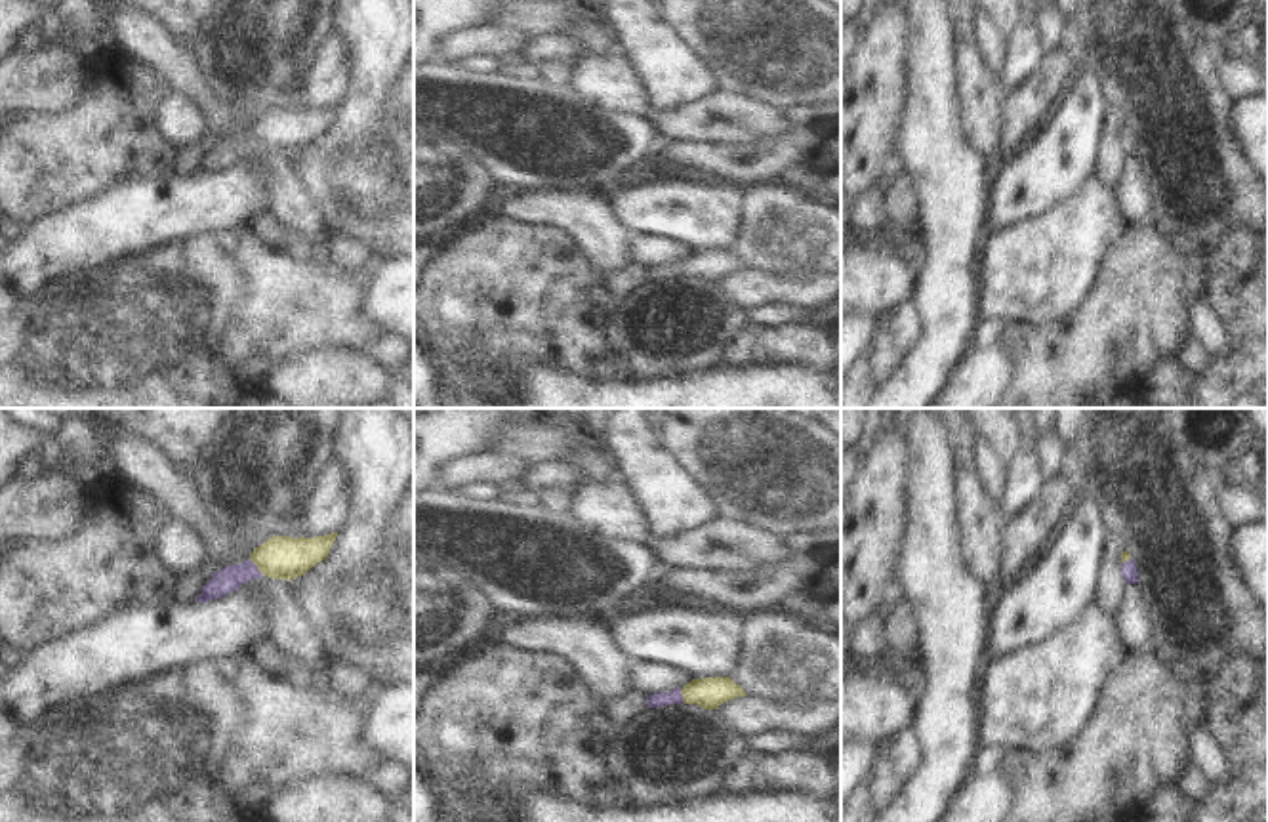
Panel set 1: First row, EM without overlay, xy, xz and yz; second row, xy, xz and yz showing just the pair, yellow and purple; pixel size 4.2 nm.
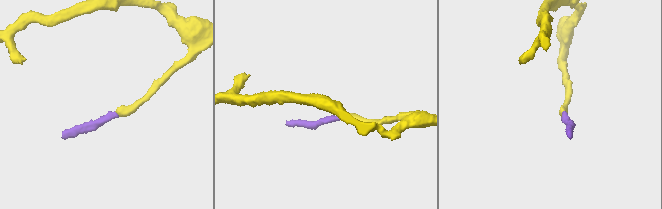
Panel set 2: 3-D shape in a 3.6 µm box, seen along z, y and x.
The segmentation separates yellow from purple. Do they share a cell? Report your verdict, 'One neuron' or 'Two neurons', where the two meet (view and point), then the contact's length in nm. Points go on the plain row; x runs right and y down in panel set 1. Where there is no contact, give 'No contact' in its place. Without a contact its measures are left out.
One neuron. Touches yellow at xy (256, 138). Shared border 90 nm

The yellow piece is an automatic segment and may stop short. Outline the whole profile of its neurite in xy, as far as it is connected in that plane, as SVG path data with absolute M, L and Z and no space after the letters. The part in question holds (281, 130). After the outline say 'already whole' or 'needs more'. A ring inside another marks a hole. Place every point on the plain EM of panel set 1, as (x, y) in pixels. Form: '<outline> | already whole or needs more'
M337 105L315 111L273 109L265 116L254 120L242 137L231 137L212 145L210 154L202 158L196 174L206 175L221 172L236 164L244 154L259 153L261 147L275 153L303 149L328 130L336 109Z | needs more

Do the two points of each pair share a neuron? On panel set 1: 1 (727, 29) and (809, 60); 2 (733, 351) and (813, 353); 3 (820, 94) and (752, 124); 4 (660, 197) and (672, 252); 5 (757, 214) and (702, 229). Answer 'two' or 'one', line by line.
1: one
2: one
3: two
4: two
5: two

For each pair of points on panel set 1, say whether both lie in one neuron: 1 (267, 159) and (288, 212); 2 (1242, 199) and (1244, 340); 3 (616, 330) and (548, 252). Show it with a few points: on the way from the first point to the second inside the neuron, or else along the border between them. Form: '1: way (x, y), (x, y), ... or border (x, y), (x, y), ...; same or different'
1: way (281, 172), (286, 199); same
2: border (1247, 226), (1228, 229), (1215, 243), (1204, 246); different
3: border (605, 313), (605, 340), (626, 359); different

